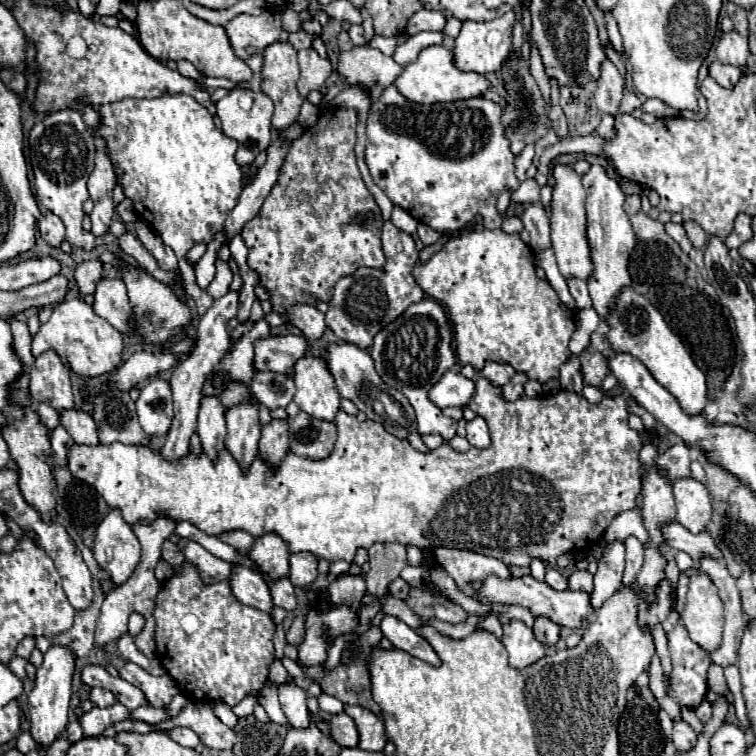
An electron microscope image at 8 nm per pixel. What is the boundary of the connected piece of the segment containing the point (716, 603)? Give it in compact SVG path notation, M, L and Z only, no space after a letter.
M703 570L689 576L681 622L687 626L691 640L695 640L703 650L713 652L719 648L723 632L723 602L717 586Z

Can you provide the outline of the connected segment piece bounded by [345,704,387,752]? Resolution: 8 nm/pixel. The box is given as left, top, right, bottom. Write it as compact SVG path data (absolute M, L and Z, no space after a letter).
M345 706L345 712L355 720L359 730L359 748L369 752L381 752L387 744L385 724L379 716L363 706Z

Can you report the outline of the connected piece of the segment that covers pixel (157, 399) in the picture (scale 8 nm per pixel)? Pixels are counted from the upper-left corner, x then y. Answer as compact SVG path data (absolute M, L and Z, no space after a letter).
M165 378L149 382L137 400L139 424L149 436L165 436L173 420L173 396L171 384Z

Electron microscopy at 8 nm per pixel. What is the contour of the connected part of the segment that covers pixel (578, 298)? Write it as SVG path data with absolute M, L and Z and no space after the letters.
M569 278L567 280L571 296L577 304L577 308L591 308L591 298L589 298L589 290L587 290L587 282L579 280L579 278Z

